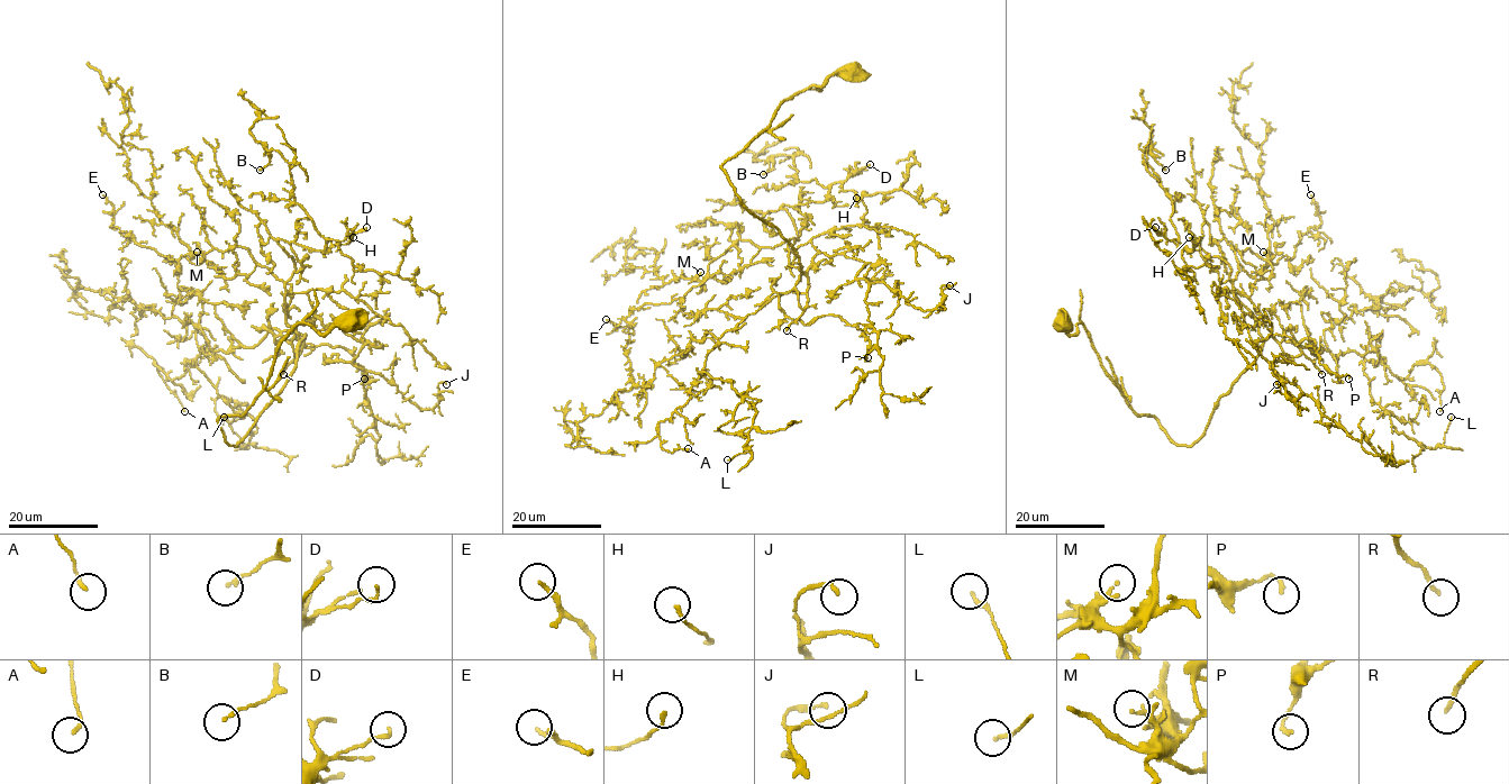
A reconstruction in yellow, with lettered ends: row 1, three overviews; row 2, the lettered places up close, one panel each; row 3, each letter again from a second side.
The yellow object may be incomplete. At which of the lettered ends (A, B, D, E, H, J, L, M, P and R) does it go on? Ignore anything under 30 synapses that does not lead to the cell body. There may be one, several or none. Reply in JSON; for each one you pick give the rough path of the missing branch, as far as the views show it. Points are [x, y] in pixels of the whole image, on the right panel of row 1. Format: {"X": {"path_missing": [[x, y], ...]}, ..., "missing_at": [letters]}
{"E": {"path_missing": [[1310, 194], [1325, 185], [1327, 171], [1307, 116], [1291, 106]]}, "R": {"path_missing": [[1321, 374], [1325, 392], [1342, 397], [1355, 392], [1371, 406], [1388, 410], [1390, 403], [1378, 386], [1380, 381]]}, "missing_at": ["E", "R"]}

